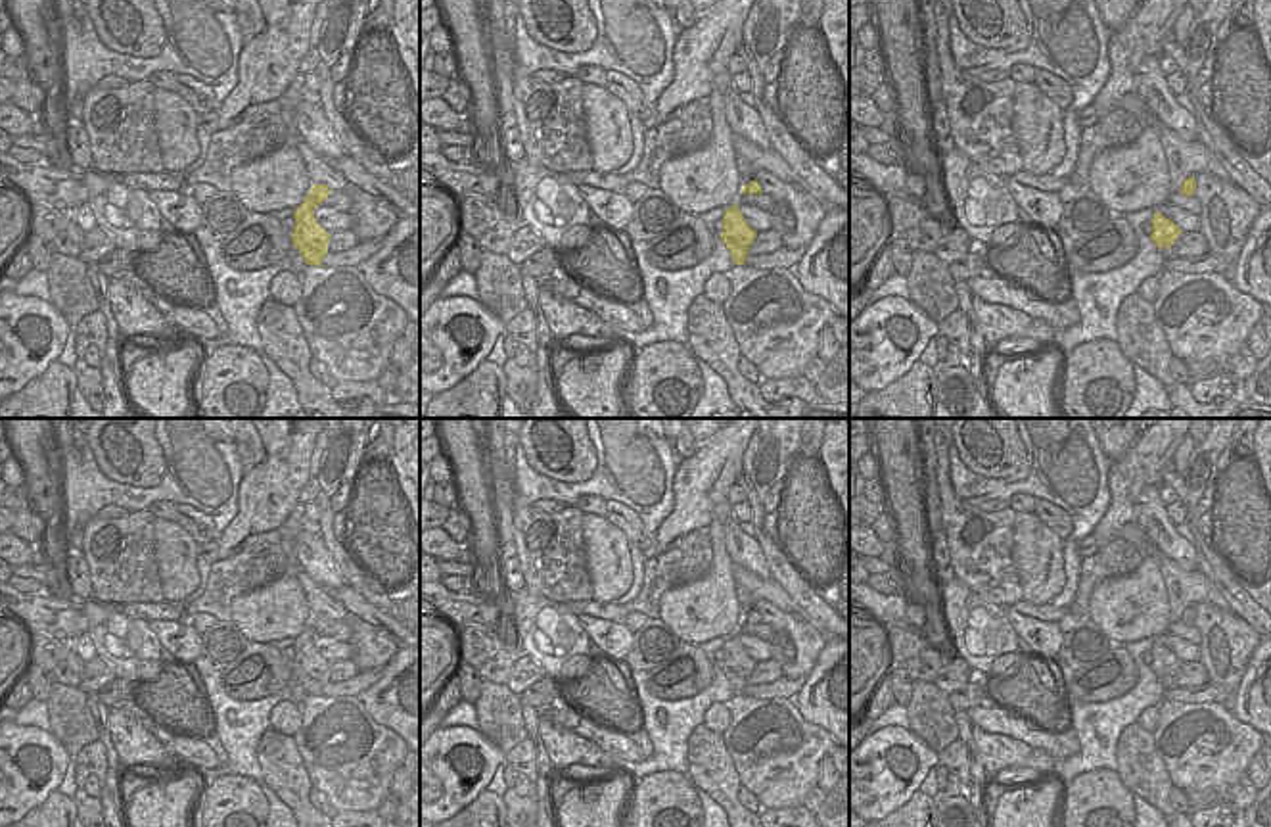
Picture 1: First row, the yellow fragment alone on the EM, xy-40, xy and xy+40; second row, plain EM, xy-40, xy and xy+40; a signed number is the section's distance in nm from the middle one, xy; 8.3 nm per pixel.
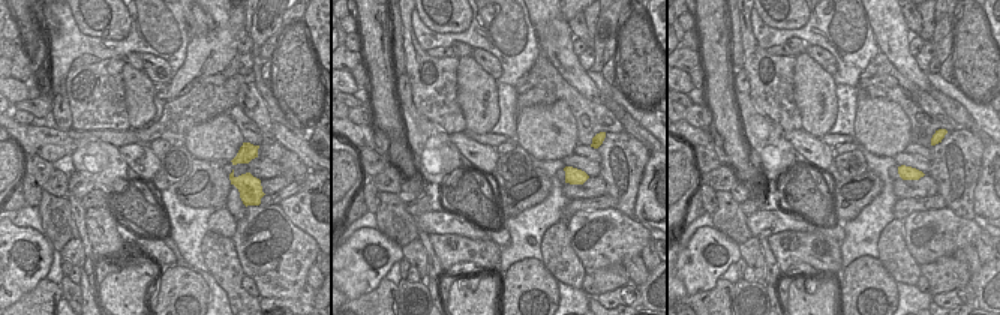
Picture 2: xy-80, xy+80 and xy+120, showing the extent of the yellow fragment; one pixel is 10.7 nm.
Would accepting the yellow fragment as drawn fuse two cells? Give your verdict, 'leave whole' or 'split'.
leave whole

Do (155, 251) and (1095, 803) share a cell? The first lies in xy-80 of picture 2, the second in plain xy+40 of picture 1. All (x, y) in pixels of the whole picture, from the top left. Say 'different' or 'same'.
different

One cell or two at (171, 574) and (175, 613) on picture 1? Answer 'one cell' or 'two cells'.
two cells

